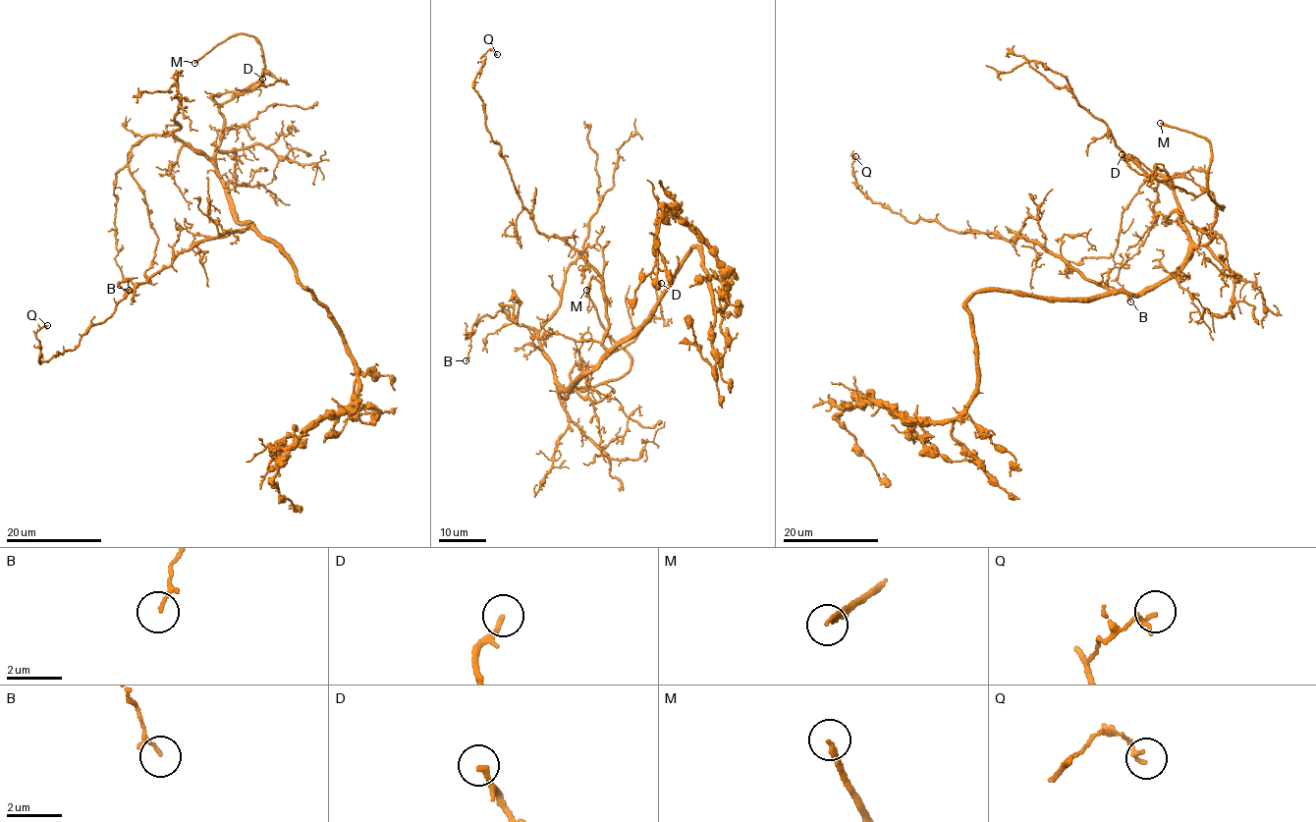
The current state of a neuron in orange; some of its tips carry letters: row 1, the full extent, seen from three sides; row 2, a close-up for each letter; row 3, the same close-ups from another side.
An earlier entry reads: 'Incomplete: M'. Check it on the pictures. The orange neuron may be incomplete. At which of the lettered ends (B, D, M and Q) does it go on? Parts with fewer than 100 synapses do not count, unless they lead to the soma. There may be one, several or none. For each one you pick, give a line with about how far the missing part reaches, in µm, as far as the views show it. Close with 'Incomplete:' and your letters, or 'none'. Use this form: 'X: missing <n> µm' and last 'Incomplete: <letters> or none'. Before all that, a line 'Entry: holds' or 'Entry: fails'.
Entry: holds
M: missing 60 µm
Incomplete: M

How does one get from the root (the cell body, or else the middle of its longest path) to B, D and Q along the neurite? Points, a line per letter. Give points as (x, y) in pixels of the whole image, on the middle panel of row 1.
B: (650, 317), (568, 388), (557, 381), (535, 332), (501, 310), (465, 334), (471, 342), (466, 360)
D: (650, 317), (577, 384), (560, 390), (561, 396), (573, 389), (576, 364), (596, 365), (662, 316), (661, 283)
Q: (650, 317), (604, 347), (600, 274), (568, 242), (536, 230), (486, 127), (474, 82), (484, 54), (497, 54)

